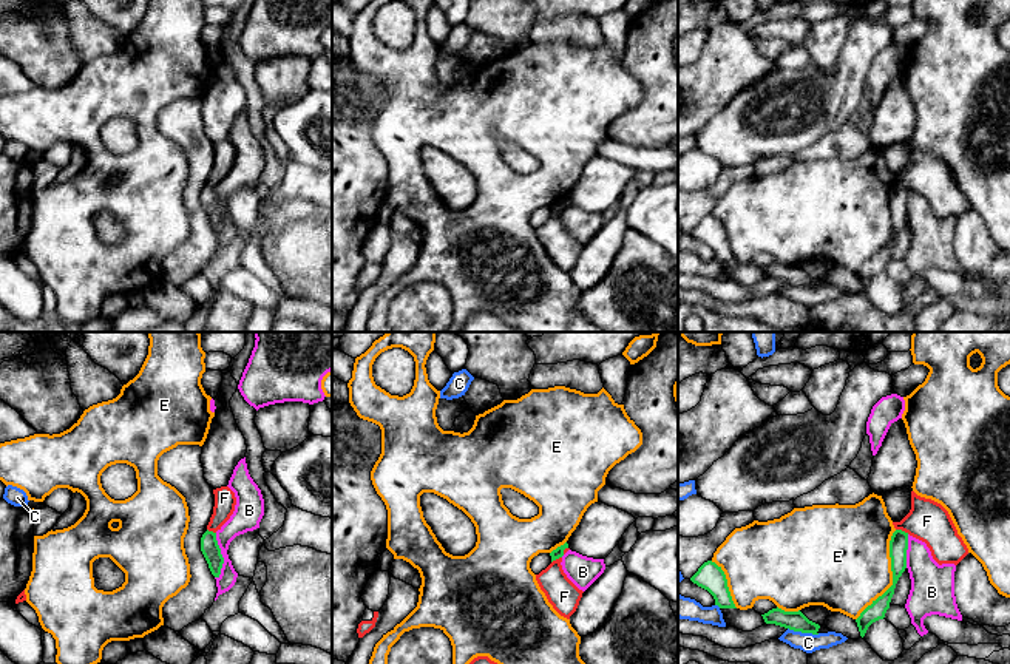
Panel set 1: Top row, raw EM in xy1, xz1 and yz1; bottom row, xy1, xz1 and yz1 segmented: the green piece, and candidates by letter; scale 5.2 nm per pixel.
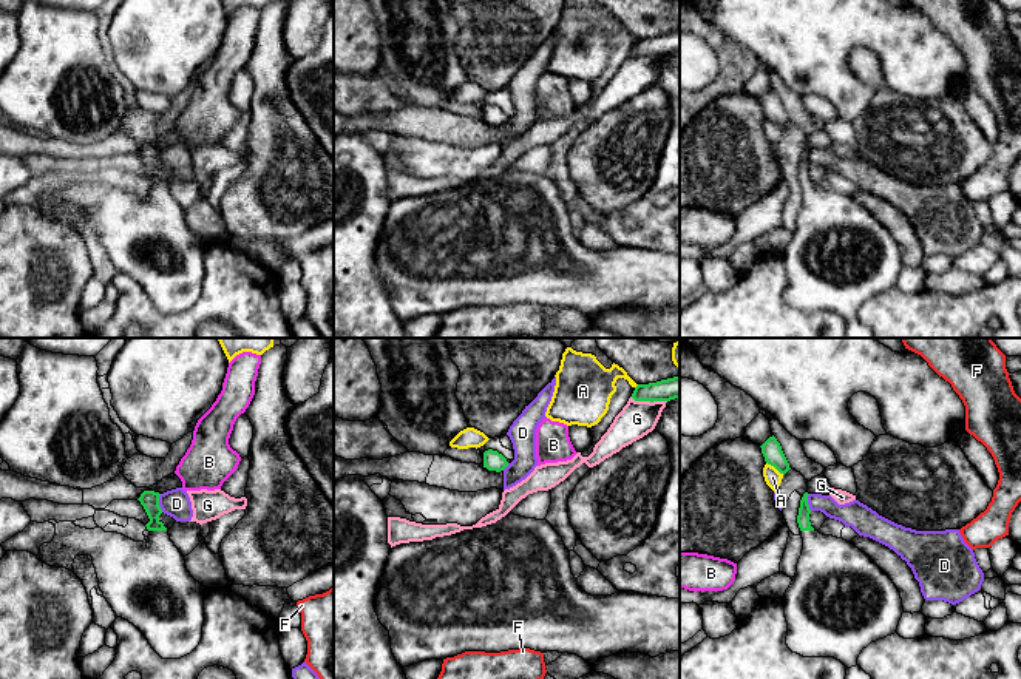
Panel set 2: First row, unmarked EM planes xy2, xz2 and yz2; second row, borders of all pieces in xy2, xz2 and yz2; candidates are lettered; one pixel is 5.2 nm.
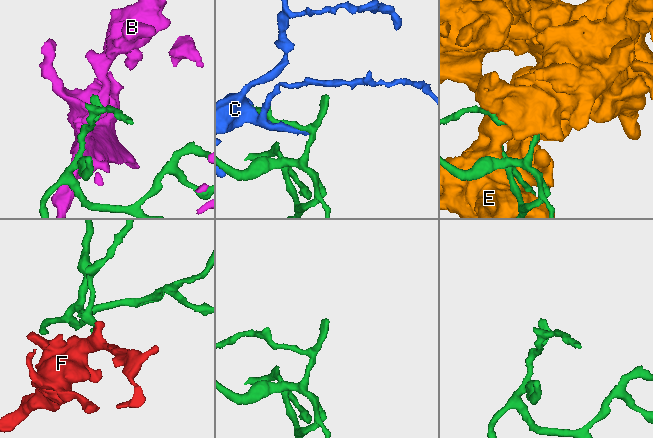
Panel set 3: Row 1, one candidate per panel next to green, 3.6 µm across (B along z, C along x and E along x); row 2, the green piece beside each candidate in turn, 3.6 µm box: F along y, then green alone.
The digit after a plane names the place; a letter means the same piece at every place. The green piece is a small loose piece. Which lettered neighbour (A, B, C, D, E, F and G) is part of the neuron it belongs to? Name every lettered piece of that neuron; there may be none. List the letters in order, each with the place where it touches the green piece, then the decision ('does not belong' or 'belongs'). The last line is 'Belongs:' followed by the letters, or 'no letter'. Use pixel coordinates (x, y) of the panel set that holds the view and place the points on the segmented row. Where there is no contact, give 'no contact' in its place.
A: contact yz2 (776, 468); does not belong
B: contact xy1 (221, 556); does not belong
C: contact yz1 (803, 632); does not belong
D: contact xy2 (158, 503); does not belong
E: contact yz1 (893, 576); does not belong
F: contact yz1 (901, 530); does not belong
G: contact xz2 (649, 400); does not belong
Belongs: no letter

